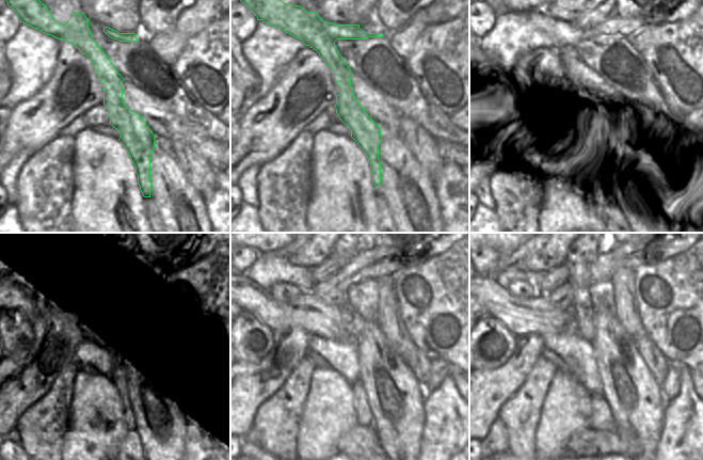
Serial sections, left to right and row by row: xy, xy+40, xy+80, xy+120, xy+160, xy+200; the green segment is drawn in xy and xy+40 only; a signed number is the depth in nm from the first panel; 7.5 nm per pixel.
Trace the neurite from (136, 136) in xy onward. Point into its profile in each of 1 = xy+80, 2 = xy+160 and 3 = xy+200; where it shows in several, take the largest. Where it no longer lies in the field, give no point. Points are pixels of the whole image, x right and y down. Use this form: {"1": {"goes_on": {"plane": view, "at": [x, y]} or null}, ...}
{"1": {"goes_on": {"plane": "xy+80", "at": [598, 125]}}, "2": {"goes_on": {"plane": "xy+160", "at": [364, 416]}}, "3": {"goes_on": {"plane": "xy+200", "at": [601, 418]}}}

